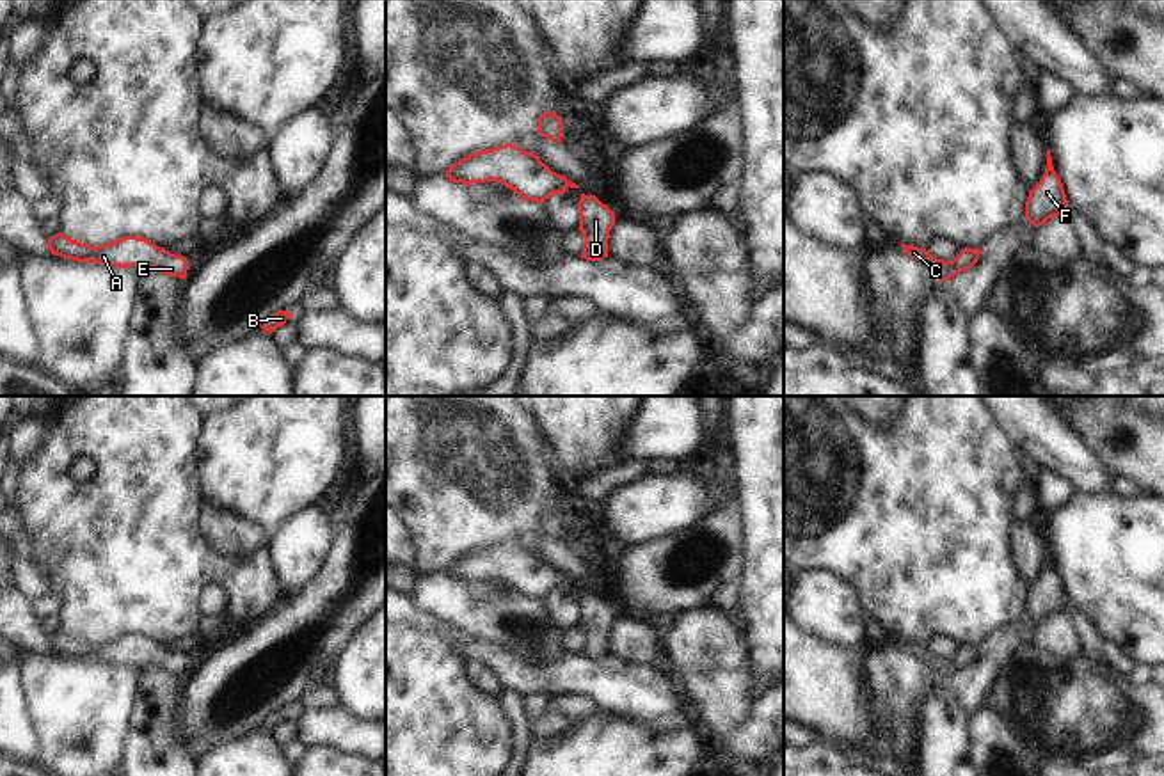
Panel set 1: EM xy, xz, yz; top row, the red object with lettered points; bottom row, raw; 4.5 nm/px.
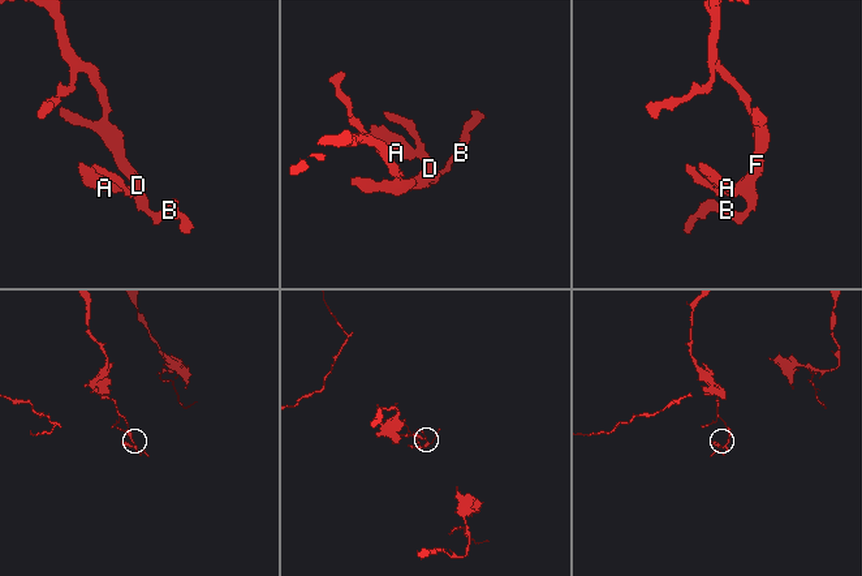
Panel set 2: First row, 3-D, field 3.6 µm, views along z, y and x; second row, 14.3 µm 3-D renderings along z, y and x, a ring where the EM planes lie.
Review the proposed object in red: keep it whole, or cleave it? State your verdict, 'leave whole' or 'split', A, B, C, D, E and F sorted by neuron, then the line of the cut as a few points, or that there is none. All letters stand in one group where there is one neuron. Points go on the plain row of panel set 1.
leave whole; A B C D E F; no cut

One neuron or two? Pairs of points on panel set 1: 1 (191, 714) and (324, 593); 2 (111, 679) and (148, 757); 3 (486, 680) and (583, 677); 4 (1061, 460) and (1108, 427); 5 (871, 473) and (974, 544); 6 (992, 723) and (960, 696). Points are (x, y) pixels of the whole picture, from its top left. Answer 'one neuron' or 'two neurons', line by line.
1: one neuron
2: two neurons
3: two neurons
4: two neurons
5: one neuron
6: two neurons

